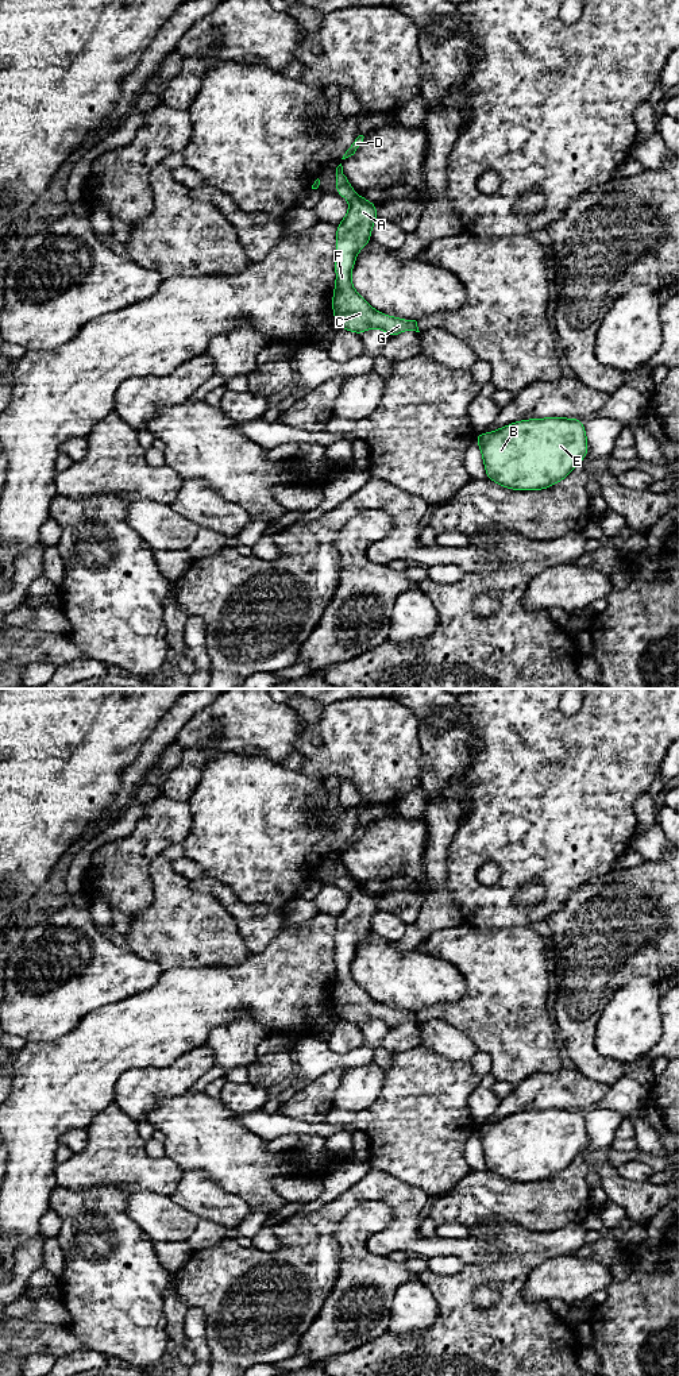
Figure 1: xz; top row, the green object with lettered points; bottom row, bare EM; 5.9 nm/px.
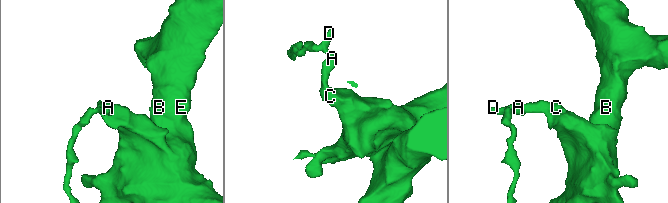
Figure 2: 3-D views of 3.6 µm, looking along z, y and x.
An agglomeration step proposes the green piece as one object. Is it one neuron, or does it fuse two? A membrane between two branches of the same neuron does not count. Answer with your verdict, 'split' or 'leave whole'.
split

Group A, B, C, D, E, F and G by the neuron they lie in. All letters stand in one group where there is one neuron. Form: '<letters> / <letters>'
A B C E F G / D

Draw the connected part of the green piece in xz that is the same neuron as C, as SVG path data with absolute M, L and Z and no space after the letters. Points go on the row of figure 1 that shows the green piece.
M356 196L336 230L336 282L332 297L333 317L339 327L358 336L379 328L389 338L402 331L418 331L416 320L405 320L375 311L352 286L351 271L356 255L371 240L371 227L378 220L377 205Z

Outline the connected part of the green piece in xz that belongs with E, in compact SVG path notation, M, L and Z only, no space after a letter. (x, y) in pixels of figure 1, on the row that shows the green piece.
M545 417L512 423L489 433L477 433L487 479L513 490L543 490L559 483L579 466L589 452L585 424L578 419Z

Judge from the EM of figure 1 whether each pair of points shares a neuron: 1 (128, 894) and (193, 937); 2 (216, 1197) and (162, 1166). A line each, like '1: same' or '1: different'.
1: different
2: different

